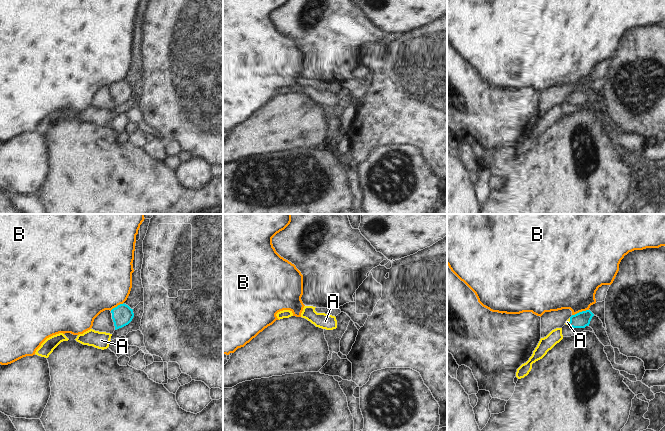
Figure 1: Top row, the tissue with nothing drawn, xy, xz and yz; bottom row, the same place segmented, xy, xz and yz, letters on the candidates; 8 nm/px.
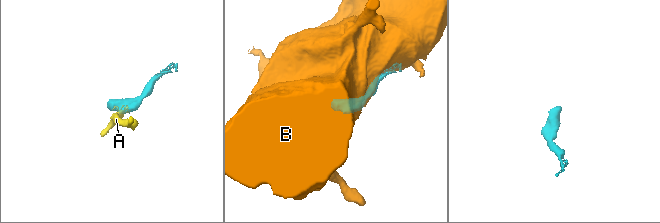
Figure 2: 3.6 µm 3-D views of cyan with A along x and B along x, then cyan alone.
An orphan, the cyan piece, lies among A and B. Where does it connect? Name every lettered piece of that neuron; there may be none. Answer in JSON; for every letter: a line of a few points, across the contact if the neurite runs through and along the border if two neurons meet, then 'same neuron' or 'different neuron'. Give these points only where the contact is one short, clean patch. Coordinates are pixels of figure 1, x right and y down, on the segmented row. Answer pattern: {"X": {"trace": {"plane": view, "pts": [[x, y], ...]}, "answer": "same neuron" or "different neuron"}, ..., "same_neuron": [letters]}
{"A": {"trace": {"plane": "yz", "pts": [[582, 319], [570, 321], [567, 322]]}, "answer": "same neuron"}, "B": {"answer": "different neuron"}, "same_neuron": ["A"]}

